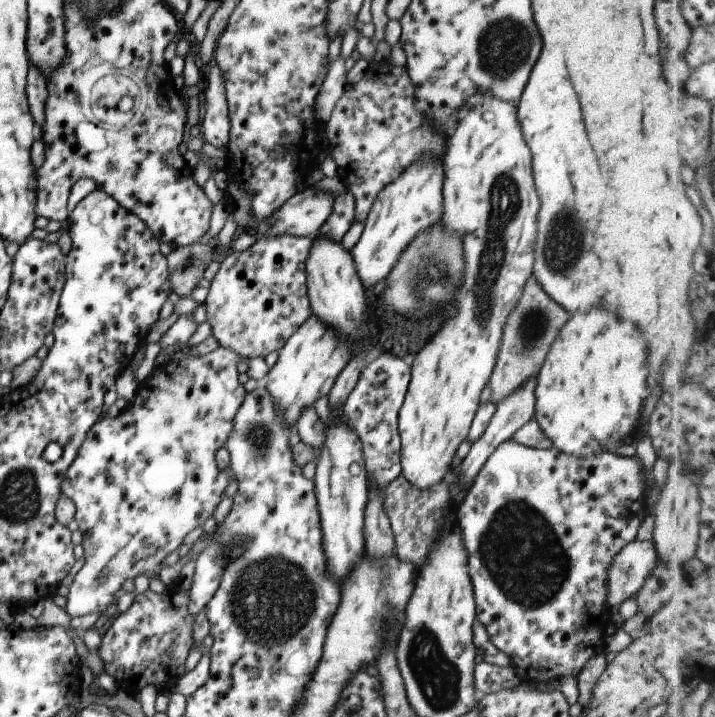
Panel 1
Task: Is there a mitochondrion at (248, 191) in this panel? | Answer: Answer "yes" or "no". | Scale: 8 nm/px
no

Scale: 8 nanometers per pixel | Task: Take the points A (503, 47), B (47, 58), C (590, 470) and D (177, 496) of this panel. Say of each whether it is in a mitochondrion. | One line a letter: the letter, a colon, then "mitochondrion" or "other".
A: mitochondrion
B: mitochondrion
C: other
D: other

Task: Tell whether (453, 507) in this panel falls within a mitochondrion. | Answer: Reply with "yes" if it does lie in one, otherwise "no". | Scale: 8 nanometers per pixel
no

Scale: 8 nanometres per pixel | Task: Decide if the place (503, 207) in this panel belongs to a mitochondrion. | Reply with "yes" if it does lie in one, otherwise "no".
yes

